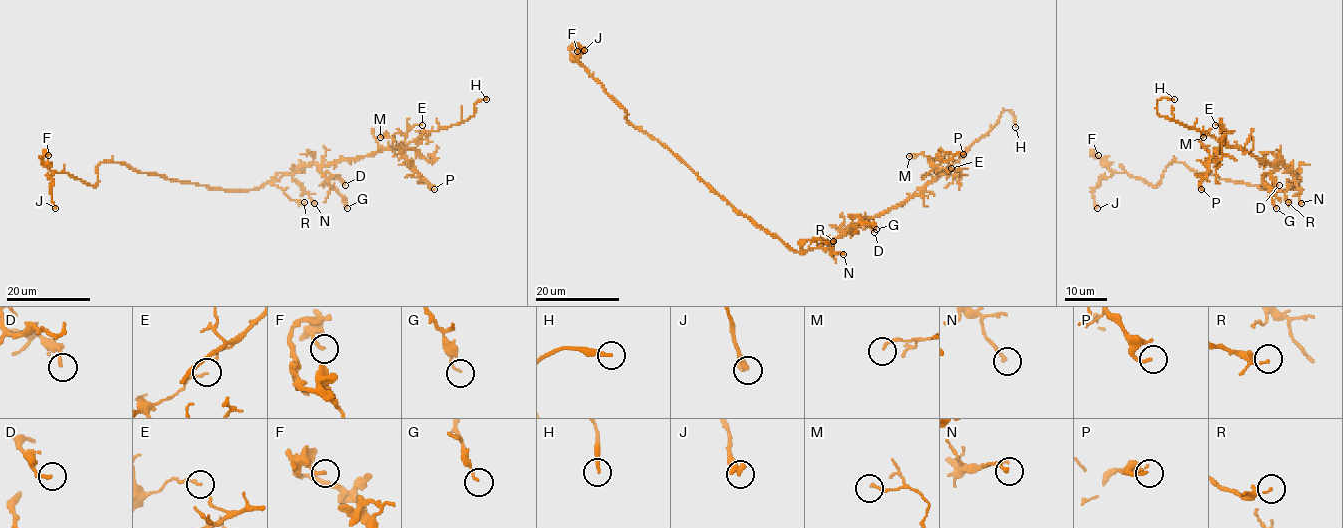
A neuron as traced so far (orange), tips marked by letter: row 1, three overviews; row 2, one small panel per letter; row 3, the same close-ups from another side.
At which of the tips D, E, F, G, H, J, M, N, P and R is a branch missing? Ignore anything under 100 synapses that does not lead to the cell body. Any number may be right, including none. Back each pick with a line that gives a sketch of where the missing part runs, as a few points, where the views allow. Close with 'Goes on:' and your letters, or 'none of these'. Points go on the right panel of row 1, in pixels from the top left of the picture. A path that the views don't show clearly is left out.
H: Course of what is missing: (1174, 99), (1199, 105), (1215, 134), (1219, 134)
Goes on: H

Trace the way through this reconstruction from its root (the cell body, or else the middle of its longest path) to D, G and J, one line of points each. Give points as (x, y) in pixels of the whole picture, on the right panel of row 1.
D: (1286, 189), (1299, 183), (1299, 175), (1284, 165), (1269, 173), (1270, 178), (1279, 185)
G: (1286, 189), (1299, 183), (1299, 175), (1280, 165), (1263, 180), (1271, 189), (1270, 196), (1276, 208)
J: (1286, 189), (1260, 189), (1171, 162), (1156, 185), (1125, 172), (1102, 177), (1093, 192), (1097, 208)

